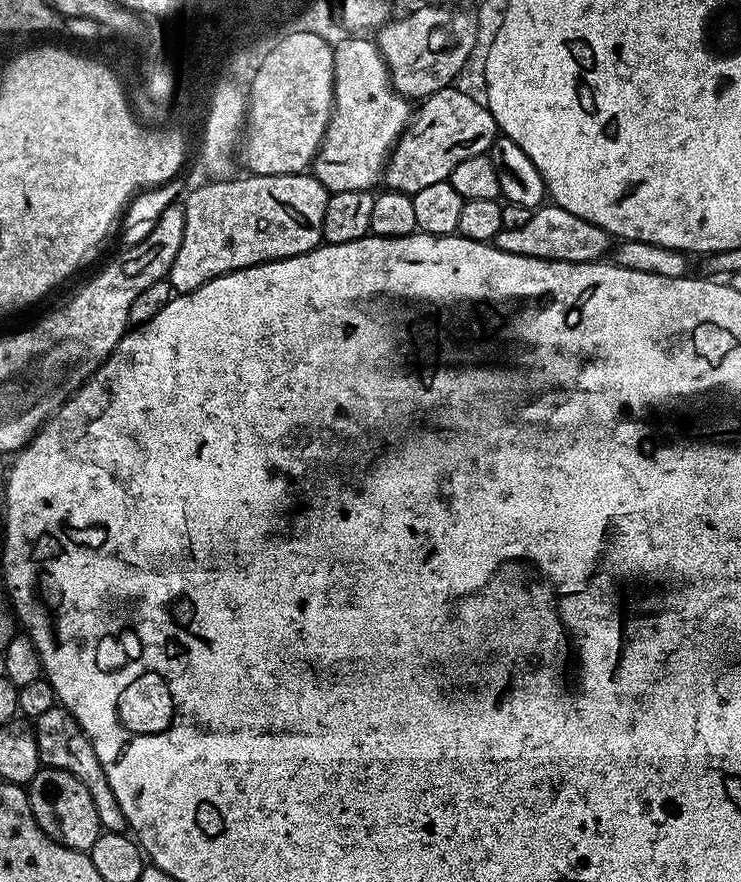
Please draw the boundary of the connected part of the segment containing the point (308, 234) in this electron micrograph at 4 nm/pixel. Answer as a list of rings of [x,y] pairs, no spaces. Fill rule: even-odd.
[[[299,172],[277,176],[244,174],[241,177],[241,180],[209,179],[209,184],[200,184],[188,197],[183,197],[186,231],[182,234],[182,246],[178,246],[178,254],[166,277],[172,284],[173,293],[193,292],[198,290],[198,286],[227,272],[306,254],[320,247],[324,239],[322,218],[326,214],[330,193],[317,182],[315,176]]]

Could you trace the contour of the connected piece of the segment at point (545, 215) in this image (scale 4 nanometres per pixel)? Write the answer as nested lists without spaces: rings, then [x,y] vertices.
[[[551,202],[535,209],[532,217],[515,230],[503,228],[496,235],[494,243],[498,250],[506,250],[506,254],[522,254],[526,258],[579,264],[603,261],[610,252],[610,237],[606,230],[594,226],[594,222],[586,222],[586,218],[578,218],[578,214],[570,214],[570,210],[562,210]]]

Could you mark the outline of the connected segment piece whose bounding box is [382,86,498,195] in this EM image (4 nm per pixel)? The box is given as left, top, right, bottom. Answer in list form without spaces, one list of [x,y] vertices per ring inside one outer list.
[[[453,86],[435,91],[434,94],[425,97],[413,111],[403,135],[400,136],[385,165],[383,183],[386,182],[385,187],[389,191],[408,195],[417,193],[431,183],[447,180],[451,170],[463,159],[485,155],[496,141],[497,135],[494,114],[490,114],[487,103],[475,102]]]

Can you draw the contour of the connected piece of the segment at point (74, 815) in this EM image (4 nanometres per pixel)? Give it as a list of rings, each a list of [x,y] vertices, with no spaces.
[[[41,767],[34,778],[26,785],[30,810],[38,822],[40,829],[54,842],[66,846],[70,850],[89,852],[102,835],[98,810],[94,810],[94,798],[90,798],[90,790],[74,778],[74,774],[66,774],[66,770]]]

